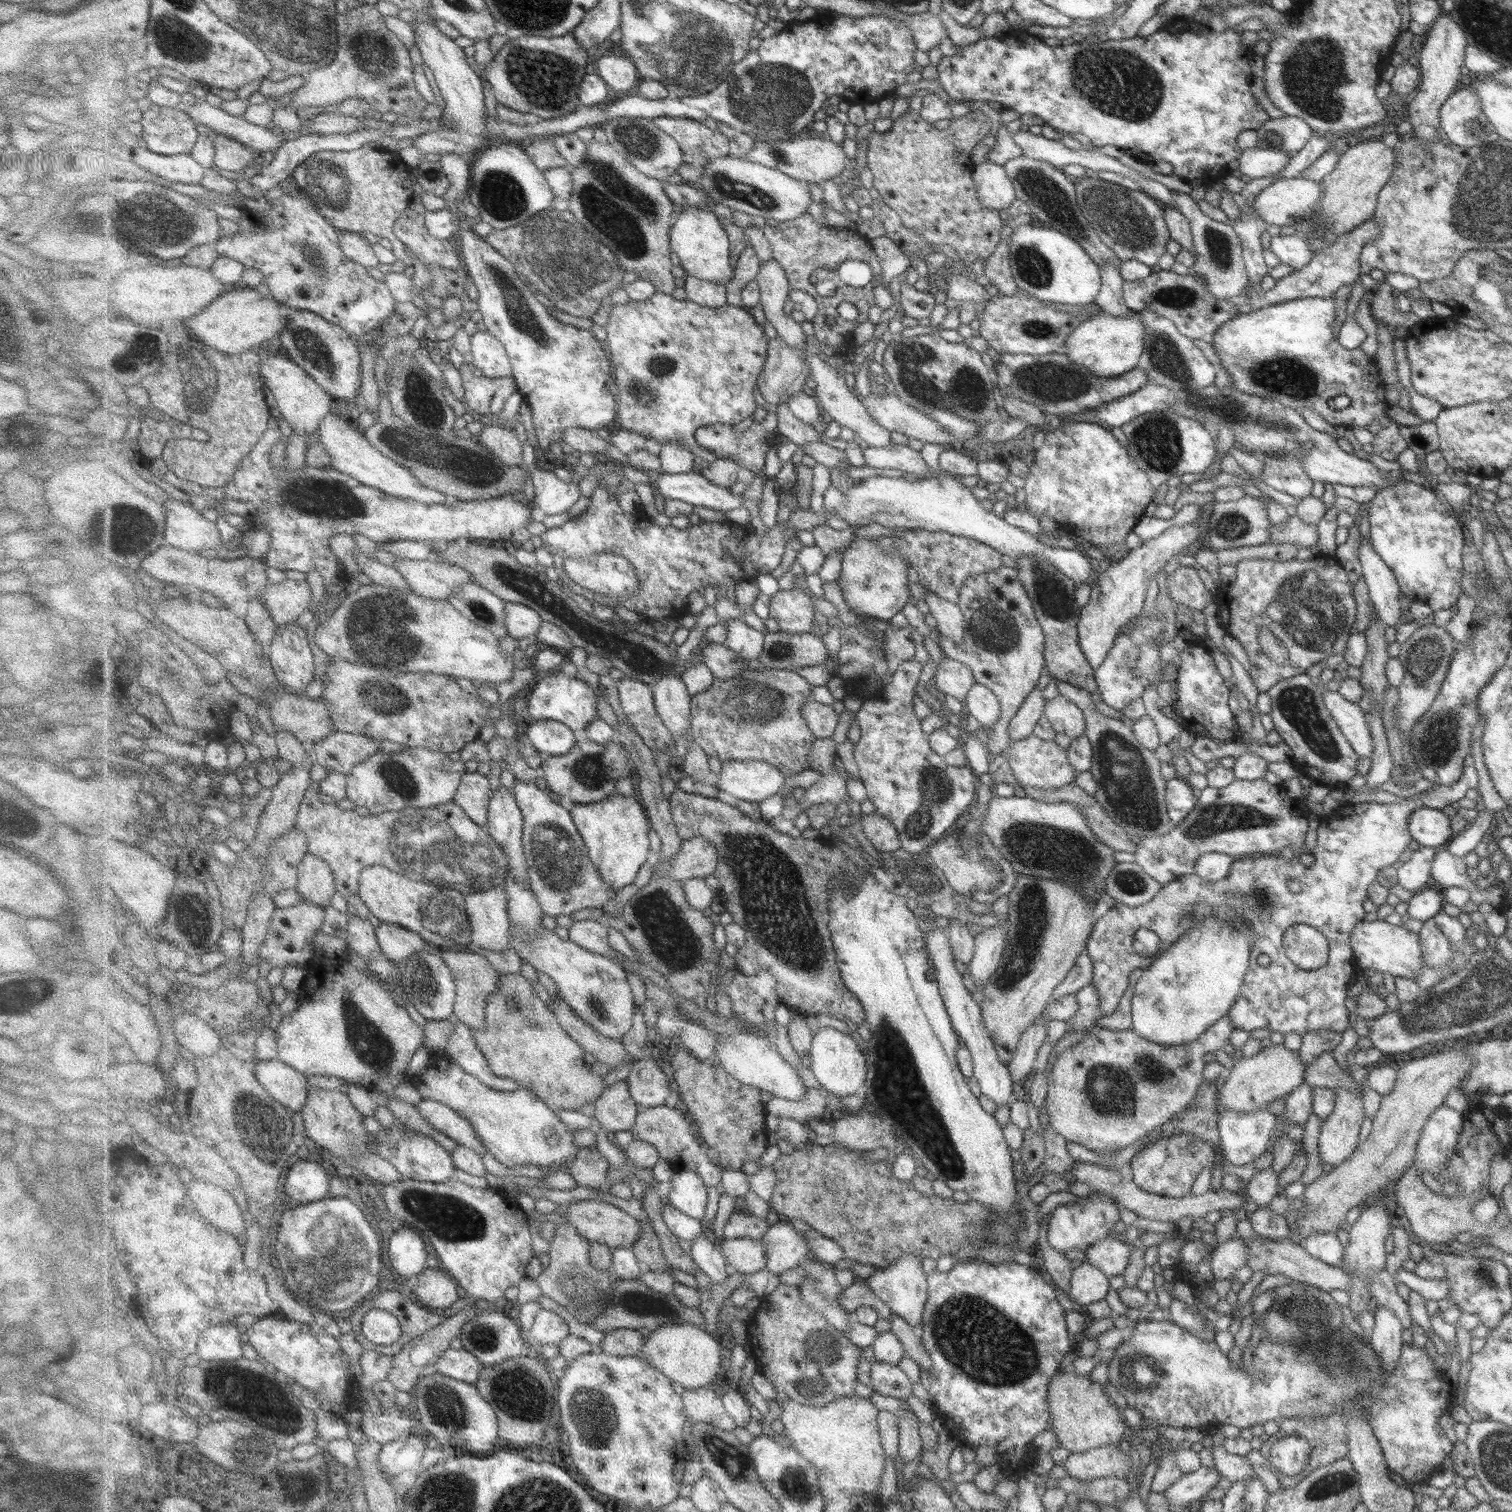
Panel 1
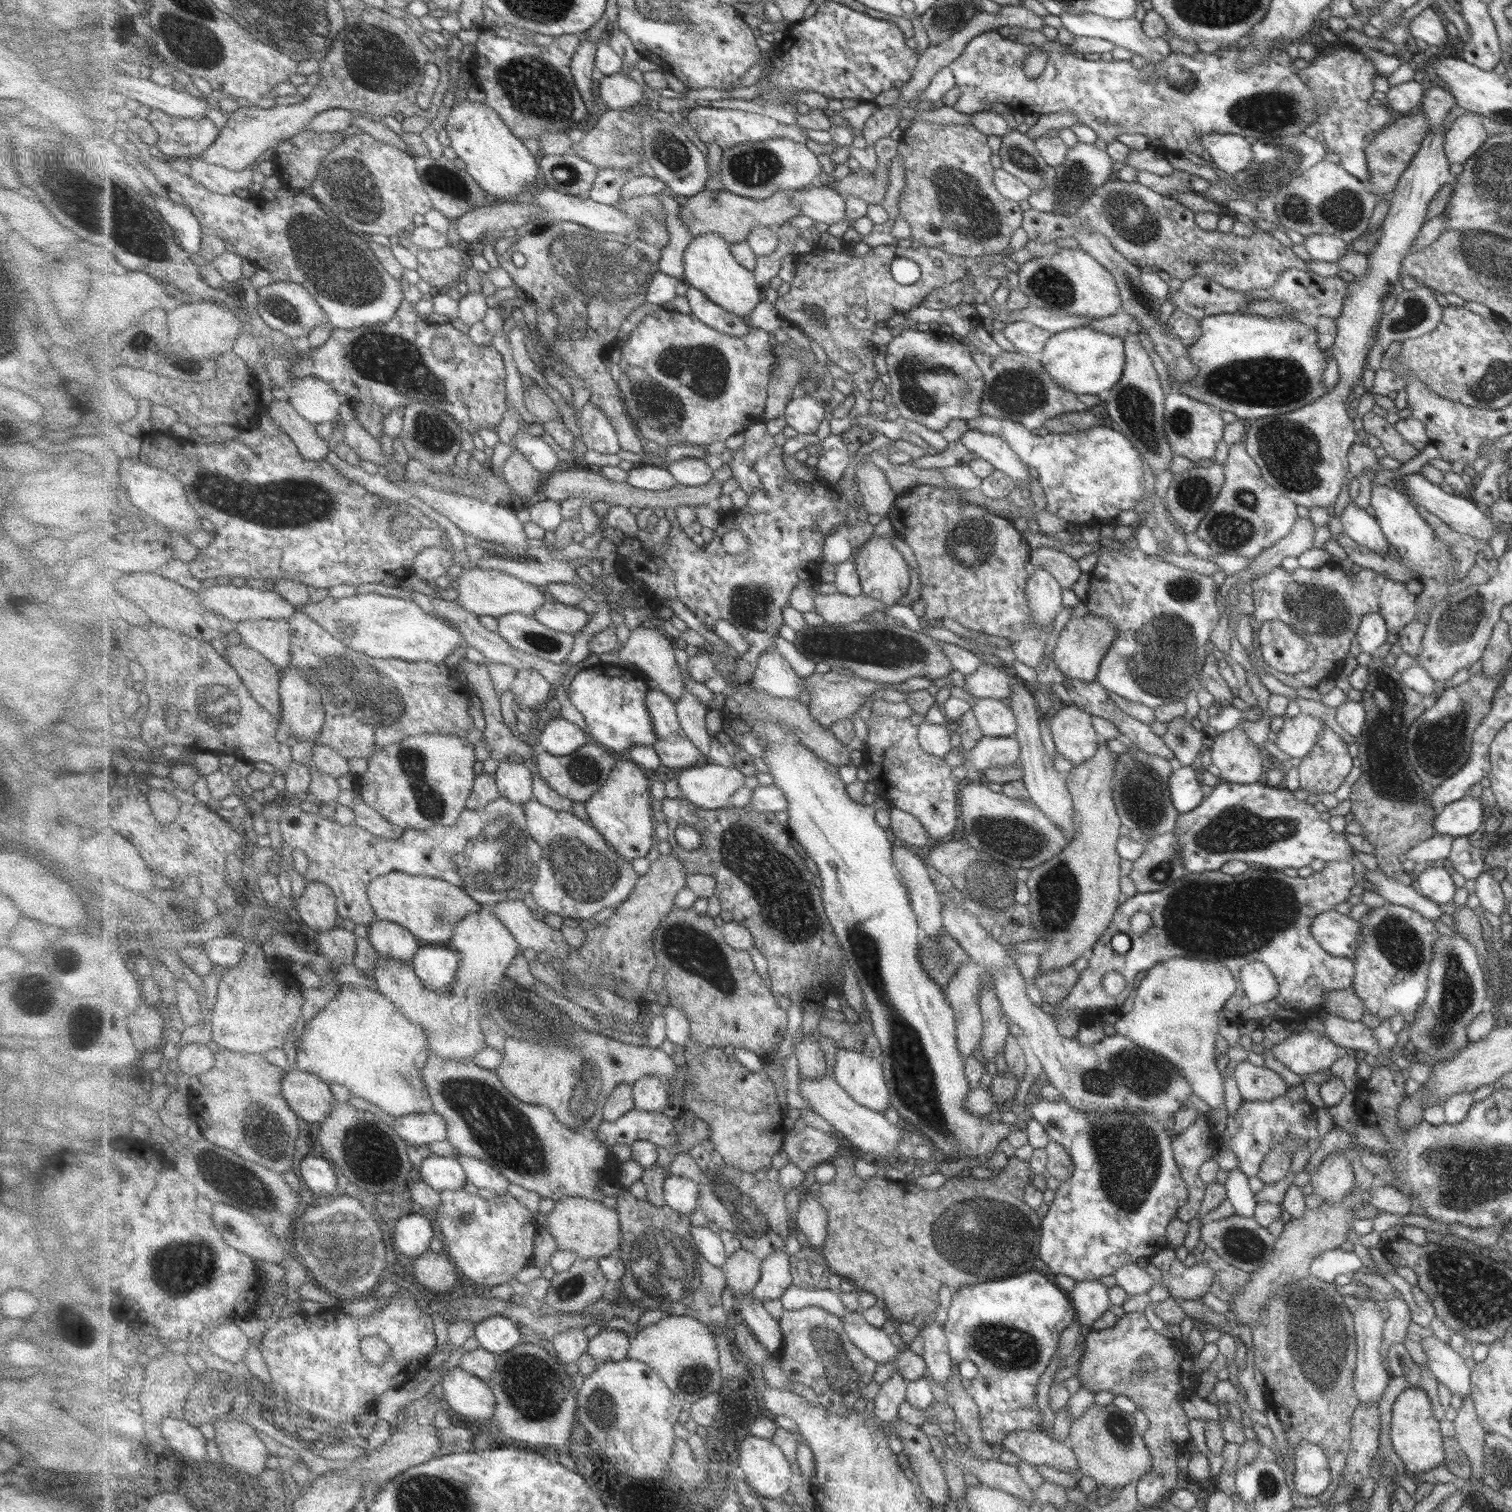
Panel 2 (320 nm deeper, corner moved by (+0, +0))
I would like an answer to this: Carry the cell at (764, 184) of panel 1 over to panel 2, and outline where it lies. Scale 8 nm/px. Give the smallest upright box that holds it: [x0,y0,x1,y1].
[794,184,848,226]

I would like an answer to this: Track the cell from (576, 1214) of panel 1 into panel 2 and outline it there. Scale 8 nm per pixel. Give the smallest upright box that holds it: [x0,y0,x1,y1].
[547,1197,622,1259]

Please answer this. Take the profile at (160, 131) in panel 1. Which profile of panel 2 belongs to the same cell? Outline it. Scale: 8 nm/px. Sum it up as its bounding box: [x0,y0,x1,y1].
[150,109,221,159]

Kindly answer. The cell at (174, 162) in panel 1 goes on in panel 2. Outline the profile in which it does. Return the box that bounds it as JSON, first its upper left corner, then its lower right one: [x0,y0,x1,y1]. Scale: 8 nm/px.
[191,158,254,194]

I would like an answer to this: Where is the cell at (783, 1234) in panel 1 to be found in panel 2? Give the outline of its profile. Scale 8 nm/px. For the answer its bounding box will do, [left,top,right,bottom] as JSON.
[752,1248,794,1306]

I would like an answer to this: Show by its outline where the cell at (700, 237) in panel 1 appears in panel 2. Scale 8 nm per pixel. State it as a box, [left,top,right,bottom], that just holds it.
[683,234,764,320]

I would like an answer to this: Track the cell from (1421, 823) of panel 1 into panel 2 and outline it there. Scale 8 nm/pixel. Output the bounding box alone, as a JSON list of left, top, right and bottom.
[1431,795,1483,838]

